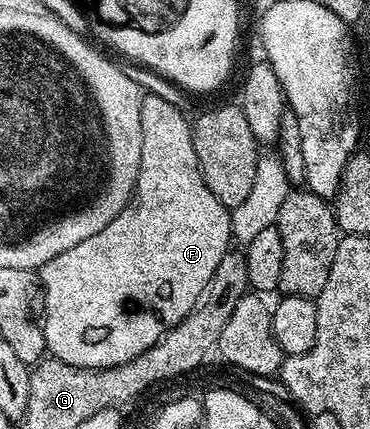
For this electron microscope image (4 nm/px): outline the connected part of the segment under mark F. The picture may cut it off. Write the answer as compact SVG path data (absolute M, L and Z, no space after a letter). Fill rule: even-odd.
M144 95L141 99L141 162L131 199L120 208L118 214L109 222L109 226L105 226L105 230L93 234L93 238L85 238L85 242L77 242L73 250L65 250L65 254L57 254L57 258L45 262L43 267L38 269L37 280L41 285L41 296L43 292L41 327L45 334L47 352L54 359L78 368L116 368L119 364L137 358L137 354L149 350L149 346L156 344L170 328L177 326L177 322L185 318L185 314L189 314L189 310L193 310L193 302L201 298L201 290L205 290L205 282L213 278L213 270L217 270L217 262L221 262L221 258L232 247L231 213L216 198L213 190L209 190L201 174L191 130L192 125L189 120L183 117L182 110L173 101L166 100L163 96Z

